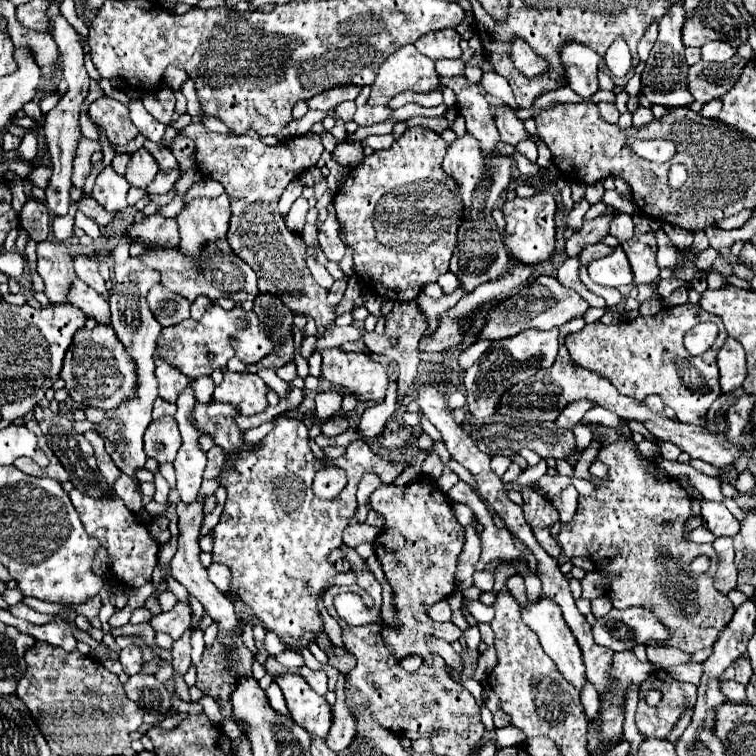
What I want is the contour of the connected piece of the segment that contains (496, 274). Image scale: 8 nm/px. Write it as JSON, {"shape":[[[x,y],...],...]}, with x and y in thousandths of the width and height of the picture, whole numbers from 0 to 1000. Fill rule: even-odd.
{"shape":[[[623,179],[604,181],[594,192],[591,205],[586,210],[586,226],[594,229],[594,234],[599,234],[602,242],[607,245],[610,263],[615,271],[607,308],[604,308],[604,327],[602,327],[602,335],[597,340],[597,351],[594,351],[594,358],[607,369],[607,380],[599,388],[586,390],[583,396],[570,396],[562,388],[557,388],[552,393],[552,403],[562,414],[567,414],[567,419],[570,419],[567,435],[562,440],[575,435],[581,414],[599,406],[610,393],[620,390],[631,377],[660,369],[660,366],[665,366],[665,361],[671,361],[671,356],[676,351],[676,340],[668,329],[665,313],[657,303],[657,295],[649,287],[649,279],[657,271],[657,263],[663,261],[663,255],[671,253],[671,247],[676,242],[679,210],[681,210],[681,205],[655,205],[649,210],[639,210],[639,200],[634,197],[634,187],[628,187]]]}

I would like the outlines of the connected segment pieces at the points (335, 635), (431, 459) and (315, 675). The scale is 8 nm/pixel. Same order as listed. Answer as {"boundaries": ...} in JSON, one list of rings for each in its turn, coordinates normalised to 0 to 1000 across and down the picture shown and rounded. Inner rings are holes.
{"boundaries":[[[[422,795],[422,808],[425,808],[425,816],[427,816],[427,824],[430,824],[430,837],[433,837],[433,843],[438,845],[438,851],[440,853],[454,853],[454,840],[451,840],[451,829],[448,829],[448,824],[433,811],[433,806],[430,806],[430,800],[427,800],[427,795]]],[[[567,599],[567,604],[562,607],[562,612],[560,612],[560,618],[557,618],[557,623],[560,623],[560,628],[562,631],[570,631],[570,634],[581,634],[583,628],[586,628],[586,610],[583,610],[583,604],[578,602],[578,599]]],[[[398,882],[398,885],[390,885],[385,890],[398,893],[417,917],[422,917],[422,919],[433,917],[433,893],[427,888],[411,888],[409,882]]]]}

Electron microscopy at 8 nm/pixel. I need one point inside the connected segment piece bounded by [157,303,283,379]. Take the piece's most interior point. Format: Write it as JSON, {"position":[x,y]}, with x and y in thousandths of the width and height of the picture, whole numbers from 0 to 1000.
{"position":[259,460]}

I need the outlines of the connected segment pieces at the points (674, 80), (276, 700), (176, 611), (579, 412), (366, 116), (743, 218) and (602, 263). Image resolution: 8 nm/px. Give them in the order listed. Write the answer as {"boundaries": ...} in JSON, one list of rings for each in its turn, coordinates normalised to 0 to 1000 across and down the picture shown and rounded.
{"boundaries":[[[[901,1],[888,9],[888,15],[872,28],[872,52],[866,54],[861,73],[853,83],[853,94],[848,97],[848,123],[858,131],[858,136],[872,136],[880,142],[901,142],[914,139],[919,131],[914,128],[914,120],[909,118],[909,81],[906,81],[906,62],[901,54],[901,38],[903,38],[903,9]]],[[[364,901],[351,911],[351,917],[353,917],[353,922],[356,922],[356,930],[358,930],[358,935],[364,938],[364,940],[369,940],[369,943],[380,943],[380,935],[377,935],[377,925],[374,925],[374,917],[372,917],[372,911],[369,911],[369,906],[364,906]]],[[[234,795],[224,811],[210,811],[197,824],[208,837],[224,837],[229,845],[237,845],[253,829],[253,803],[250,798]]],[[[774,528],[747,536],[747,538],[742,541],[739,552],[737,552],[737,562],[739,562],[739,565],[750,565],[750,567],[758,567],[758,565],[771,554],[774,544],[776,544],[782,536],[784,536],[784,533],[782,533],[782,530],[774,530]]],[[[480,139],[480,142],[472,144],[467,160],[475,163],[475,165],[496,165],[496,163],[515,160],[517,149],[520,147],[515,142],[488,142],[488,139]]],[[[983,276],[980,282],[975,282],[975,284],[964,287],[964,290],[951,292],[951,295],[948,295],[948,300],[951,300],[951,303],[972,303],[972,300],[983,300],[983,298],[993,290],[993,284],[996,284],[996,279],[993,279],[993,276]]],[[[816,324],[811,329],[811,335],[782,345],[779,366],[792,377],[806,377],[806,380],[832,377],[837,372],[837,361],[835,361],[832,345],[829,345],[821,324]]]]}

